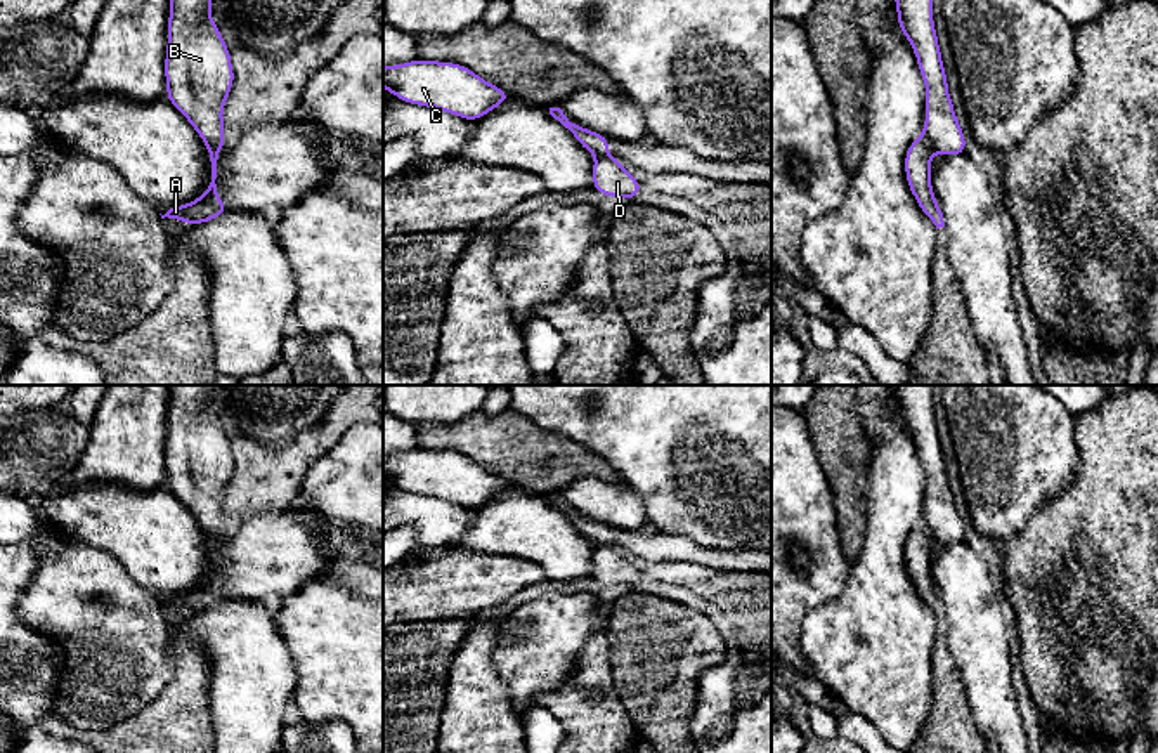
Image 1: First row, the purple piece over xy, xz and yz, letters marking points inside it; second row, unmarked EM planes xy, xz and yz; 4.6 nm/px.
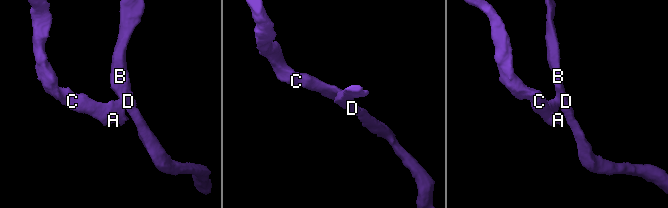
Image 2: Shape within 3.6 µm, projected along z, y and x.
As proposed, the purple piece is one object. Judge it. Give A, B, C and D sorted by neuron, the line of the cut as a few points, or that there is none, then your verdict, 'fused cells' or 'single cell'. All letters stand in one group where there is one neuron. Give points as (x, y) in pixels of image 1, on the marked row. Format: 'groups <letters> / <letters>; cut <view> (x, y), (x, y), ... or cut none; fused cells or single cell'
groups A C / B D; cut yz (923, 136), (933, 150); fused cells

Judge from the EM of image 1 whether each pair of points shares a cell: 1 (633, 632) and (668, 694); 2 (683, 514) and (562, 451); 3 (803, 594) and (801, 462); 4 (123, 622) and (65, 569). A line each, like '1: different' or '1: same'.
1: same
2: different
3: same
4: same

